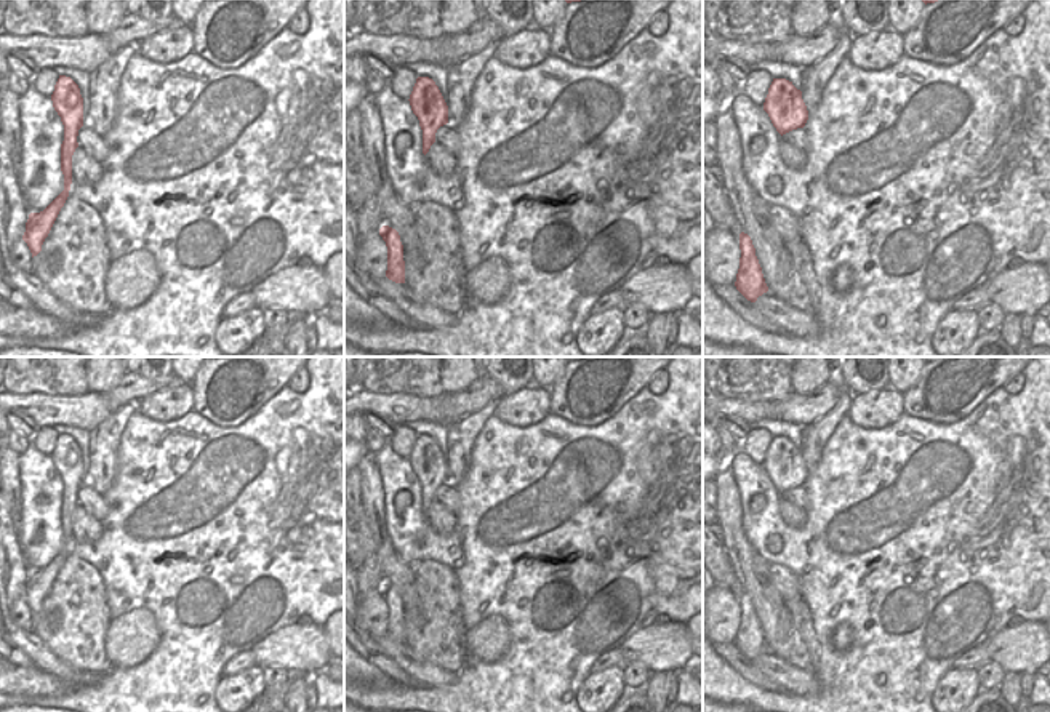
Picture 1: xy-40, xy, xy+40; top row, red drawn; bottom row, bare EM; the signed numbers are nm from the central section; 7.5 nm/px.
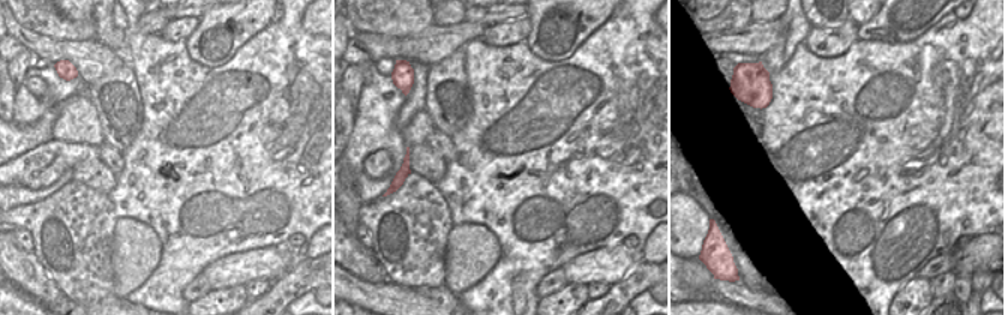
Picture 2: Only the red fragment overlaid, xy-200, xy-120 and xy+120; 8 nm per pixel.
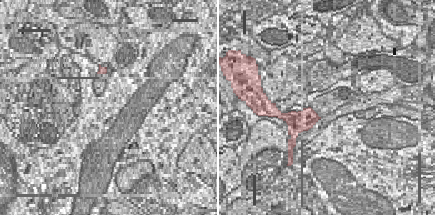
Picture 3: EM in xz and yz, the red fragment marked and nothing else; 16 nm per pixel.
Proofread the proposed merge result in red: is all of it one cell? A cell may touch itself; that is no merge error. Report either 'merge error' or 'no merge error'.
no merge error

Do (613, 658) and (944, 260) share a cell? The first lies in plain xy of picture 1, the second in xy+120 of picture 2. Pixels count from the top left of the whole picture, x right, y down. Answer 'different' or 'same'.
same

